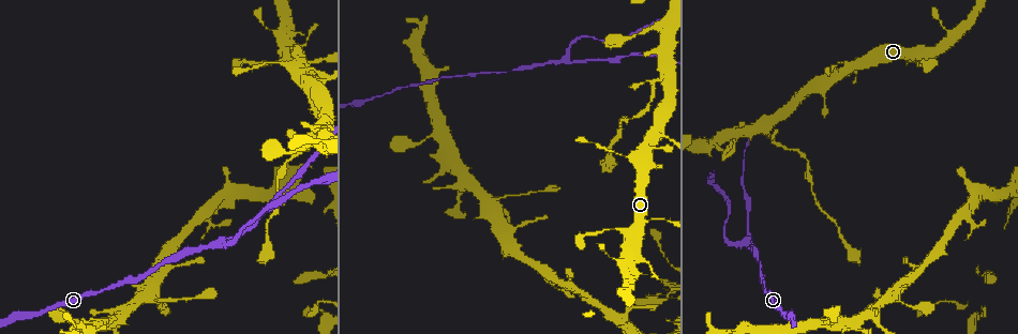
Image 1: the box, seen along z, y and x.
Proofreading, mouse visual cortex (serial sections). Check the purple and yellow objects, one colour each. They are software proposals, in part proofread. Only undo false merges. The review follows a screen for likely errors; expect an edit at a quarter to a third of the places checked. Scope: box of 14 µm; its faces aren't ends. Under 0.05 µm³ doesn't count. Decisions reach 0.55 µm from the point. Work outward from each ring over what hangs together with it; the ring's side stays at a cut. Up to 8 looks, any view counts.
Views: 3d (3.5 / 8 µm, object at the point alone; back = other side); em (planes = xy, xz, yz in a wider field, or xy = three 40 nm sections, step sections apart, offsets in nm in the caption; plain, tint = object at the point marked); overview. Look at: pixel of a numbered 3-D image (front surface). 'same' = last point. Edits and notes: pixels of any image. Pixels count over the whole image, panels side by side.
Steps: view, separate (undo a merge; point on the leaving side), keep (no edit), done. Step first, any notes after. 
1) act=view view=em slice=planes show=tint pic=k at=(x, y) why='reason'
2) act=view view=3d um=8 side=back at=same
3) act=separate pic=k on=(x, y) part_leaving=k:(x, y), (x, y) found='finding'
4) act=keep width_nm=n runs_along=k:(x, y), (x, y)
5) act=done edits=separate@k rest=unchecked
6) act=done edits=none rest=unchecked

act=view view=3d um=8 pic=1 at=(560, 60) why='two arms in line, one across'

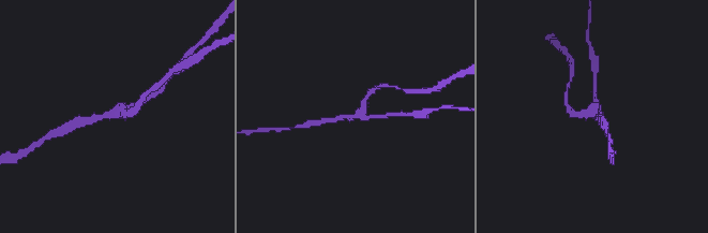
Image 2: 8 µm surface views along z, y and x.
act=view view=em slice=planes show=tint pic=2 at=(599, 110) arms=3 arm_widths_nm=200,250,250 why='now the EM'

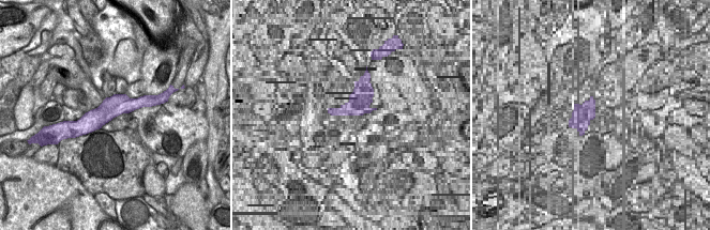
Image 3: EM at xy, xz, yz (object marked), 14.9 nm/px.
act=separate pic=2 on=(594, 98) part_leaving=2:(364, 117), (403, 115) found='a second cell is stuck on'

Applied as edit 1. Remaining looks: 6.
act=view view=3d um=8 side=back pic=1 at=(286, 153) why='sudden change in width'

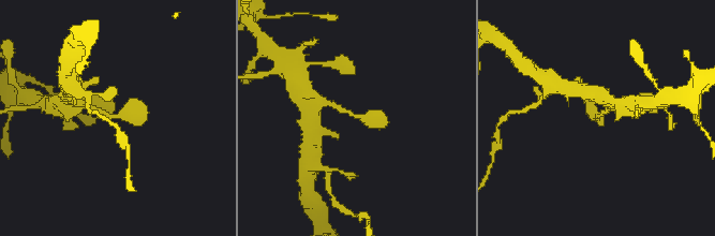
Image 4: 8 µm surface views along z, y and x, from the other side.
act=view view=3d um=3.5 pic=4 at=(117, 116) why='zoom in'

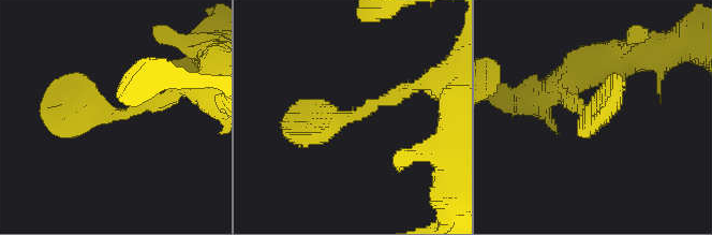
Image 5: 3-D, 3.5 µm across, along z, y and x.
act=view view=em slice=xy step=5 show=tint pic=5 at=(109, 111) why='now the EM'

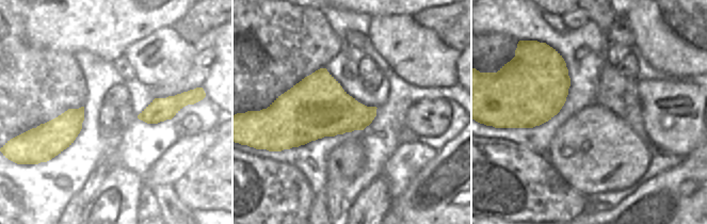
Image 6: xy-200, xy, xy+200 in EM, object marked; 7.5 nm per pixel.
act=keep runs_along=5:(410, 89), (317, 133), (287, 135) found='all the same cell'

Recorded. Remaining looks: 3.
act=view view=3d um=3.5 side=back pic=1 at=(921, 60) why='sudden change in width'

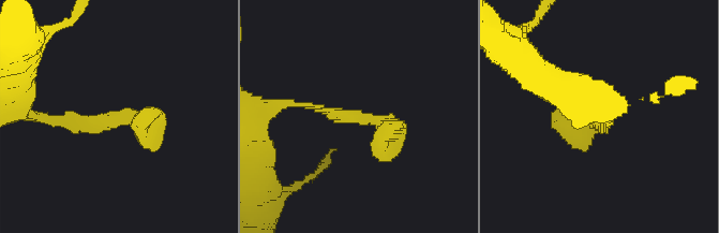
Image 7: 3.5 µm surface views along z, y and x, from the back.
act=view view=em slice=planes show=tint pic=7 at=(117, 116)

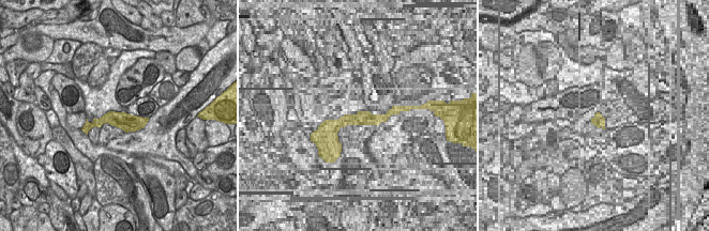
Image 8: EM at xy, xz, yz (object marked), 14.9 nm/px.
act=keep found='one cell here'

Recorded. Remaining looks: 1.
act=done edits=separate@2 rest=unchecked

